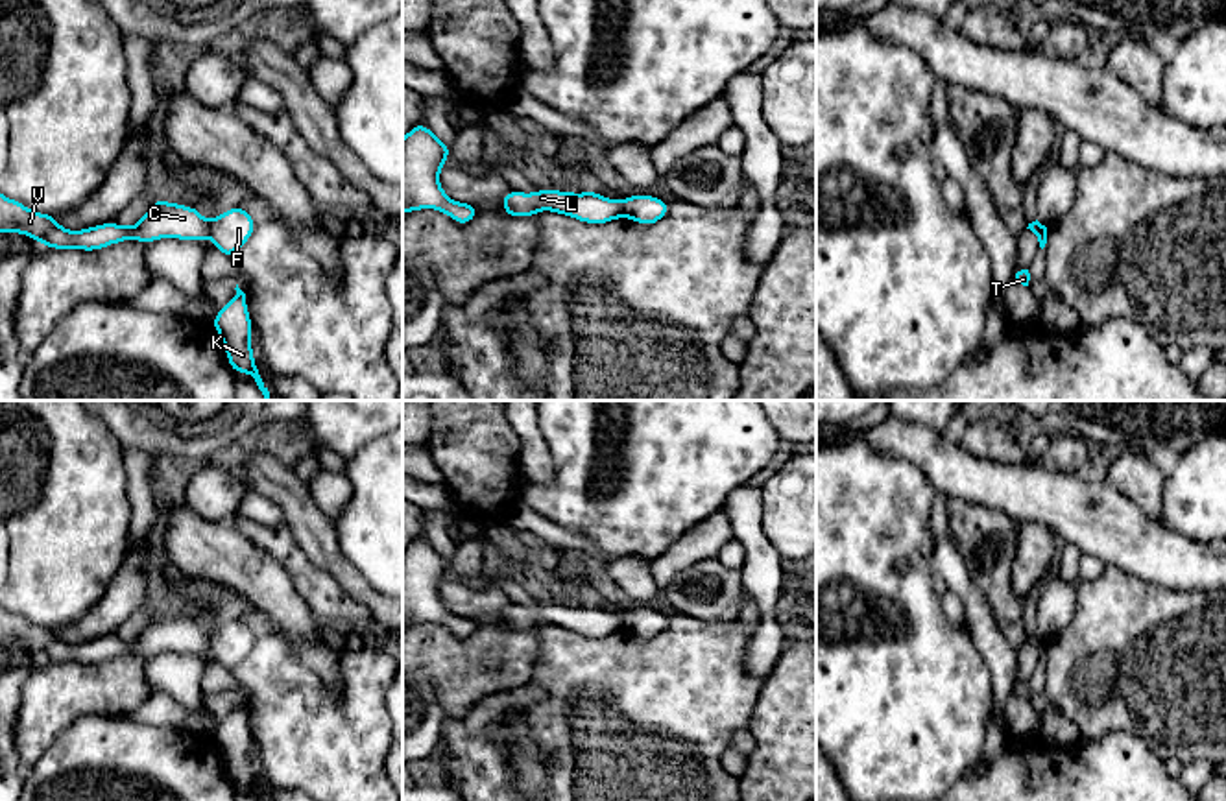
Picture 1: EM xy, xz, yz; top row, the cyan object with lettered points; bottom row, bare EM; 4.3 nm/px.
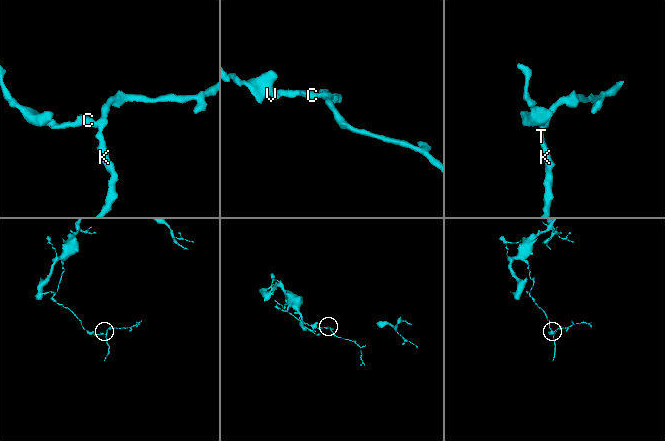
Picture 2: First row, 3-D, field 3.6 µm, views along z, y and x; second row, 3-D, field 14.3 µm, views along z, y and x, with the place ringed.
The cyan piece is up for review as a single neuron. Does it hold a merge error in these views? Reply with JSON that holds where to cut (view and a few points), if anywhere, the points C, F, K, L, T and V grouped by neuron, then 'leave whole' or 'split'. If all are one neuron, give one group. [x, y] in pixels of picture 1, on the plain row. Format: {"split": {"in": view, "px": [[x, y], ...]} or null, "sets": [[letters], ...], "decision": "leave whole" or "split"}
{"split": {"in": "xz", "px": [[621, 615], [625, 630]]}, "sets": [["C", "L", "V"], ["F", "K", "T"]], "decision": "split"}

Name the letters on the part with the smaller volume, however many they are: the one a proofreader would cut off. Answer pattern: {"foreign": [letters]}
{"foreign": ["F", "K", "T"]}

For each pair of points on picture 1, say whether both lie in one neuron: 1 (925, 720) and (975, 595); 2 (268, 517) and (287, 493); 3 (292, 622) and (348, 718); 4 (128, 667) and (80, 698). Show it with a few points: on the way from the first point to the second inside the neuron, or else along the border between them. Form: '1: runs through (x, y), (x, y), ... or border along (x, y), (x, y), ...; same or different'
1: border along (964, 628), (986, 667); different
2: border along (250, 488), (268, 497), (281, 510), (281, 523); different
3: border along (300, 659), (333, 689), (336, 687); different
4: runs through (117, 678), (106, 689), (91, 689); same

